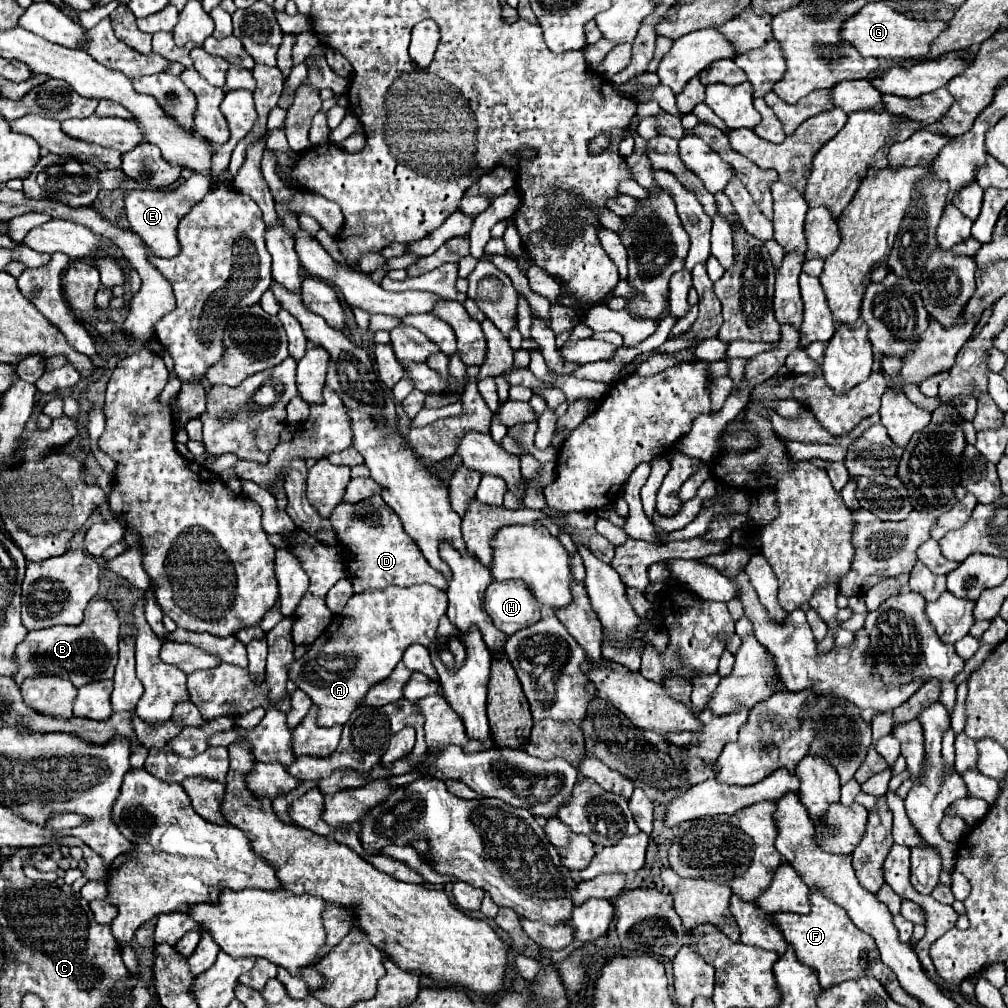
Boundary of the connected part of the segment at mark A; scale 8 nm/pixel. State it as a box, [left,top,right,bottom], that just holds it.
[290,584,446,726]

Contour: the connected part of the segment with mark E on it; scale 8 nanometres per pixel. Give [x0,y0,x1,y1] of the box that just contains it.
[124,174,212,258]

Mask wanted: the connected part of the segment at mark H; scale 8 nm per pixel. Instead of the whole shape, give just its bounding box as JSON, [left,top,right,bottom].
[484,580,540,636]

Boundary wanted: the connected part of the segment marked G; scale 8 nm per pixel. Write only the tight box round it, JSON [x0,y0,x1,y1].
[842,2,948,58]

